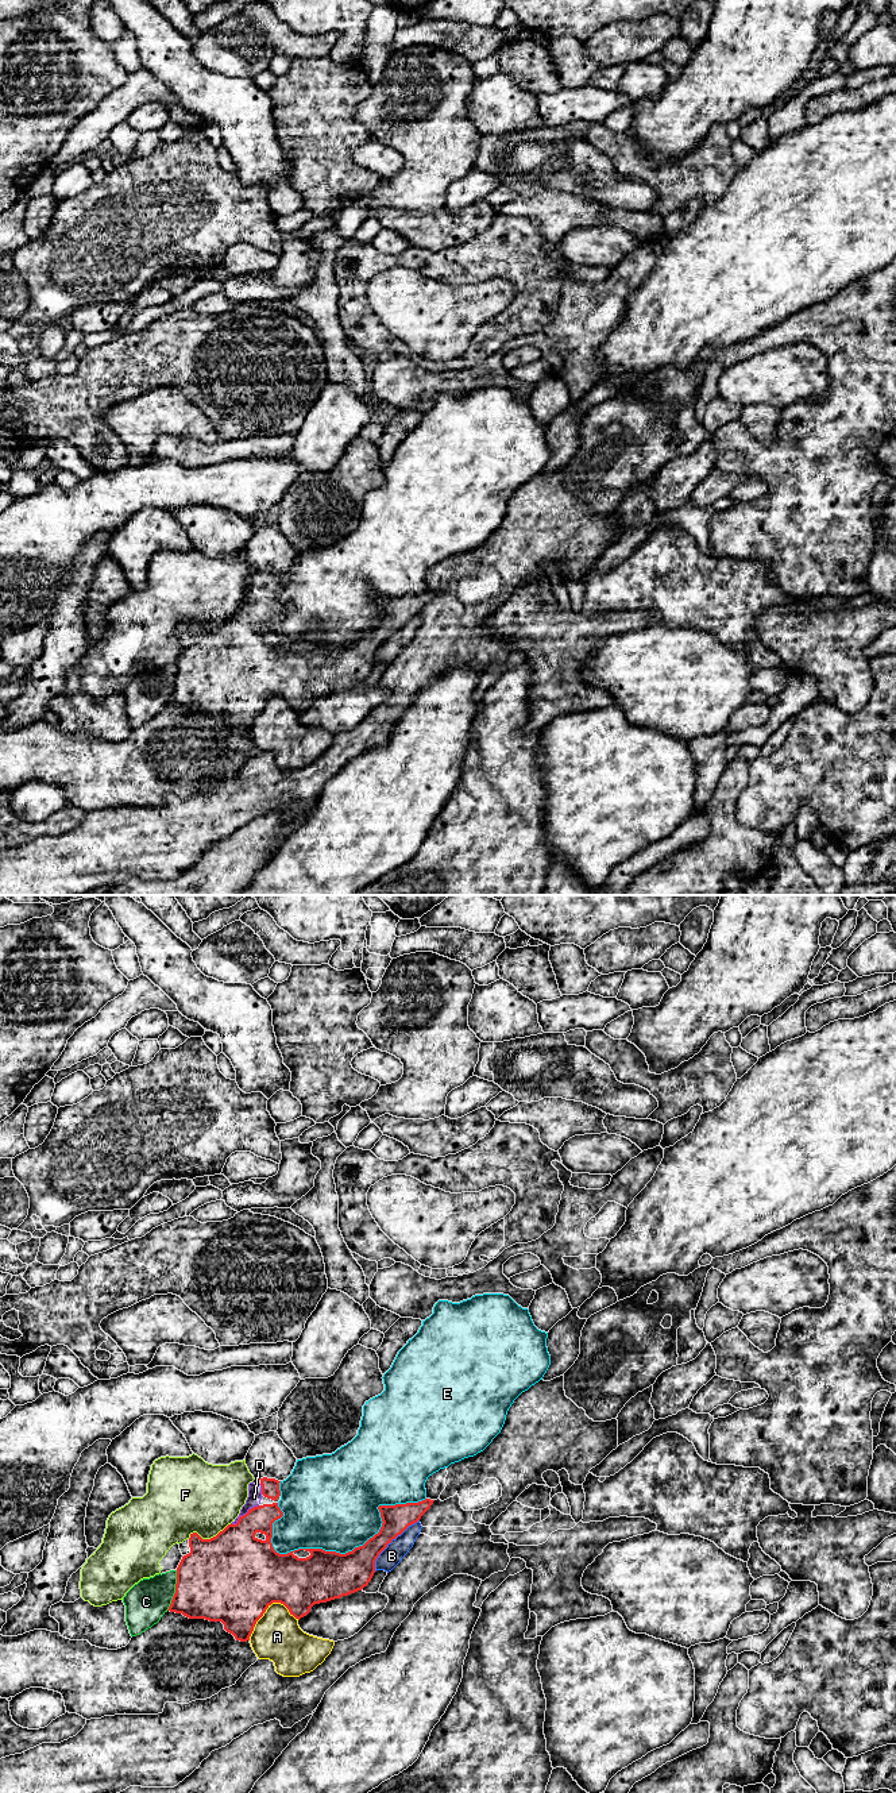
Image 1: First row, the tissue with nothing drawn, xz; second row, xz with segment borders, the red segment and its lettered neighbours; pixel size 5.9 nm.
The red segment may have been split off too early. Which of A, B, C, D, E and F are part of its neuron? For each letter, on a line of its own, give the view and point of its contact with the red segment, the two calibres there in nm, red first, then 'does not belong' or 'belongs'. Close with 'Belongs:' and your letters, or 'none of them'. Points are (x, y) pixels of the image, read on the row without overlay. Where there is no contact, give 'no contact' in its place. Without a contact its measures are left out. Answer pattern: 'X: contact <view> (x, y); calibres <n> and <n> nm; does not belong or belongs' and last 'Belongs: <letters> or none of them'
A: contact xz (267, 700); calibres 500 and 280 nm; does not belong
B: contact xz (390, 635); calibres 200 and 120 nm; does not belong
C: contact xz (176, 683); calibres 480 and 240 nm; does not belong
D: contact xz (243, 608); calibres 320 and 80 nm; belongs
E: contact xz (359, 639); calibres 280 and 480 nm; does not belong
F: contact xz (211, 631); calibres 500 and 420 nm; does not belong
Belongs: D

